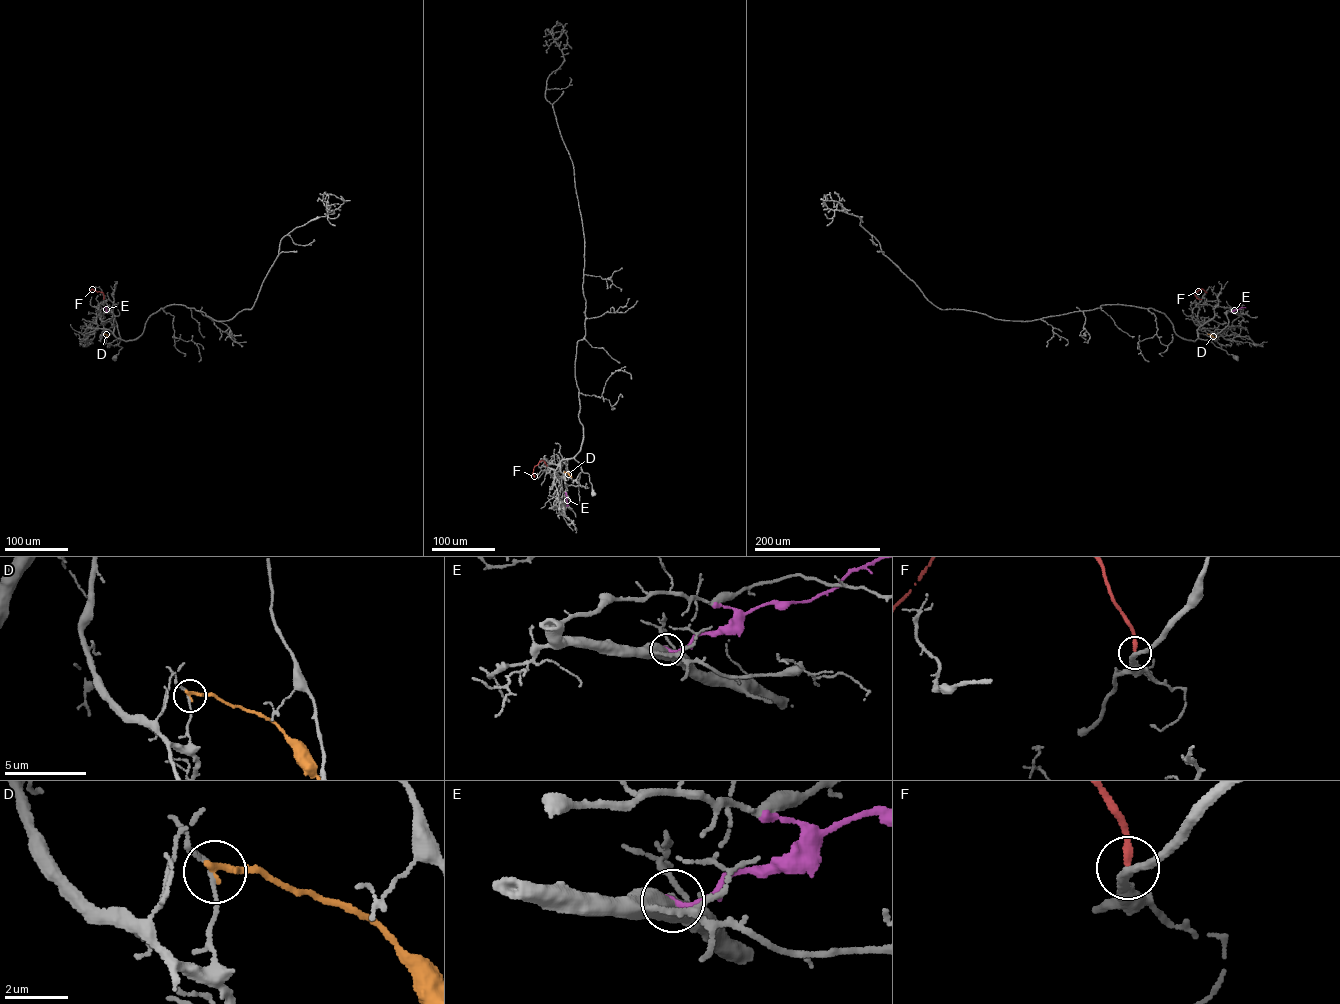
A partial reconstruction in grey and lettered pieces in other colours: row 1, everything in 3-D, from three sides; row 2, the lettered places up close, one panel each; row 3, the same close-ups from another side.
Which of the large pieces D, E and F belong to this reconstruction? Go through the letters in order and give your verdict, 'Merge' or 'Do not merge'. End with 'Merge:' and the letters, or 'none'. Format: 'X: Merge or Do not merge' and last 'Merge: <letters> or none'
D: Do not merge
E: Do not merge
F: Do not merge
Merge: none

